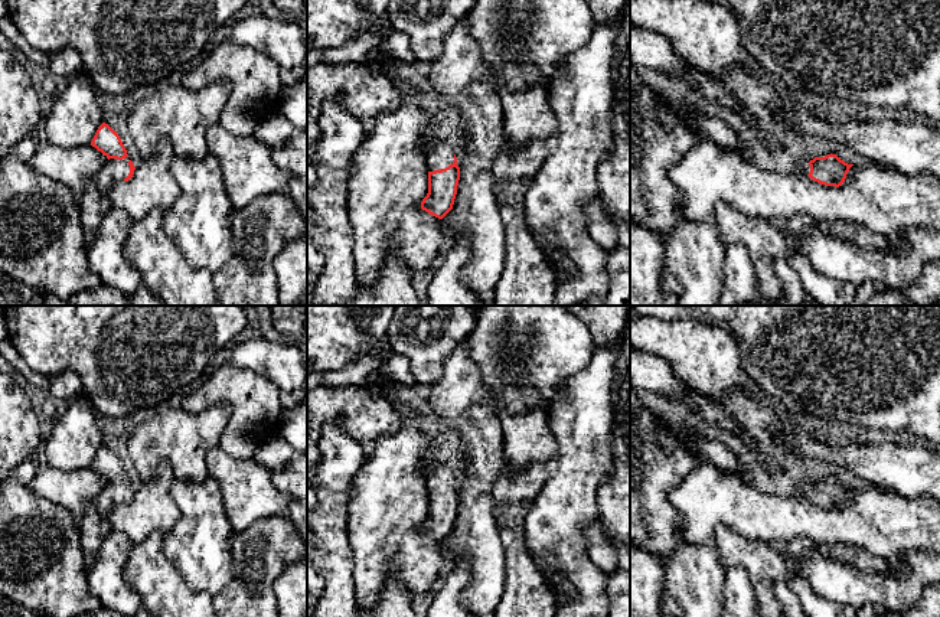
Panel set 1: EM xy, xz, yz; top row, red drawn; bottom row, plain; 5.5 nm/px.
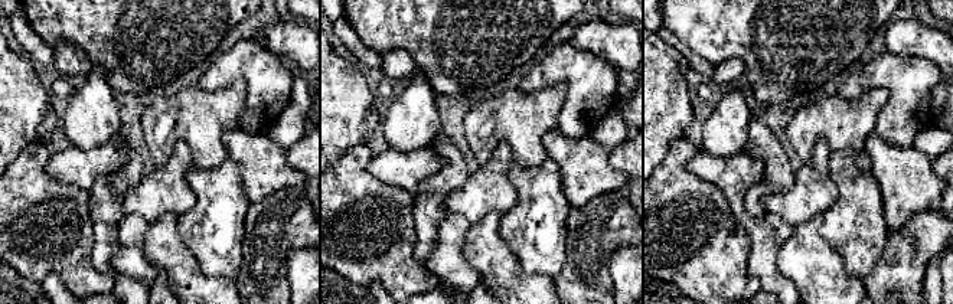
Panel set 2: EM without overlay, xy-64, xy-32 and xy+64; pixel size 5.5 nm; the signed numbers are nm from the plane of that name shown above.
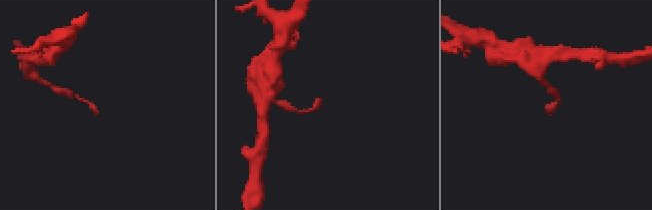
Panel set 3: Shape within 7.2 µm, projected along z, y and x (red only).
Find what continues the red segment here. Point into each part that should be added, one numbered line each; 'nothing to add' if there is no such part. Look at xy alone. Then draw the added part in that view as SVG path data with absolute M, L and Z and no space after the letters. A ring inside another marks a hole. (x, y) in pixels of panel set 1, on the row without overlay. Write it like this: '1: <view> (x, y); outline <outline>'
1: xy (94, 528); outline M130 480L110 481L104 490L84 509L79 523L79 538L85 554L87 572L94 567L101 543L111 533L110 513L123 506L130 496Z

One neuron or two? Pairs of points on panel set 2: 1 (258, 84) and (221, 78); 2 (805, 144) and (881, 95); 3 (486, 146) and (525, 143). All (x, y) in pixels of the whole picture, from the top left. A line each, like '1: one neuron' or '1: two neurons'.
1: one neuron
2: one neuron
3: one neuron

